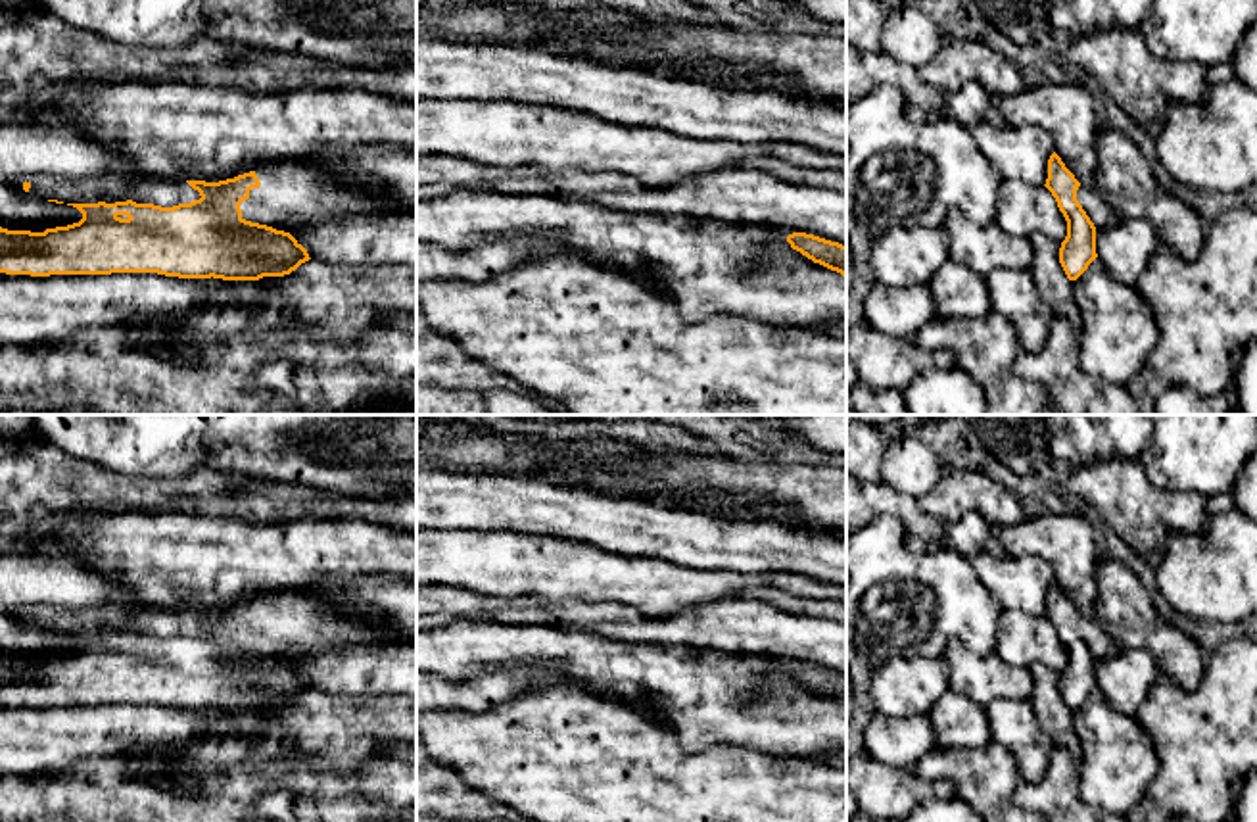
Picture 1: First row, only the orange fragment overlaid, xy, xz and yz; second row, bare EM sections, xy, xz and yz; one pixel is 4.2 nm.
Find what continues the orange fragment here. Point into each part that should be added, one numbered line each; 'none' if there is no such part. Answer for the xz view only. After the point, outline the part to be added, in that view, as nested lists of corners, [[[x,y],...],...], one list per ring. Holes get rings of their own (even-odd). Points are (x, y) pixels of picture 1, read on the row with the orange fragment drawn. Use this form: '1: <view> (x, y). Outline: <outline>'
none

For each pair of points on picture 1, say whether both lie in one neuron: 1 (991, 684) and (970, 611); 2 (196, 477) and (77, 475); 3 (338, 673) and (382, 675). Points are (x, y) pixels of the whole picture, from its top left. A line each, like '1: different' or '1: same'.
1: different
2: same
3: same

